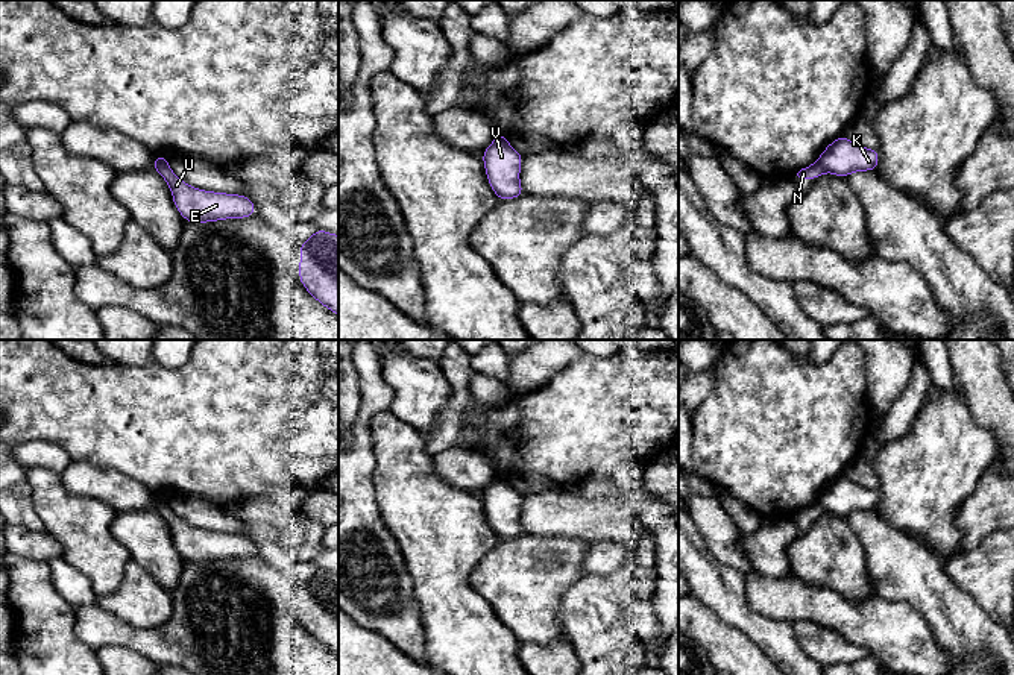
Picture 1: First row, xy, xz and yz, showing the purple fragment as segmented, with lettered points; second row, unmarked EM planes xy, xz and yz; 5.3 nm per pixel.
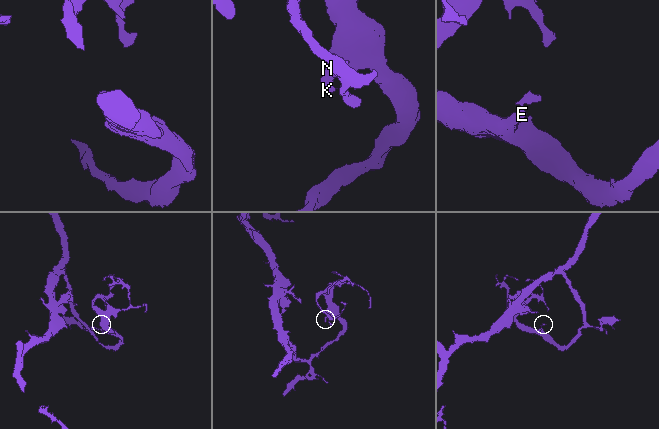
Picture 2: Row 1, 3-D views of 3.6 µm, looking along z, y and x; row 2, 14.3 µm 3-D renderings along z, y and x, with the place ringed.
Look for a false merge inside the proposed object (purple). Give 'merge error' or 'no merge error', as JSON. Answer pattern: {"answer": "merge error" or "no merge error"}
{"answer": "merge error"}

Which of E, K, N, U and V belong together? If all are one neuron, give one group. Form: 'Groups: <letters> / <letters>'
Groups: E N U / K V

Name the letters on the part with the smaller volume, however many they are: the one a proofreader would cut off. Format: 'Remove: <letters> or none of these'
Remove: K, V

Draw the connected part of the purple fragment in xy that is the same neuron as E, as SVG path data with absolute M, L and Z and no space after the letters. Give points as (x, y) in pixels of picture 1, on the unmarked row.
M168 504L153 505L167 522L173 545L185 561L209 563L228 558L247 558L255 555L257 546L243 534L205 531L190 526L175 514Z

